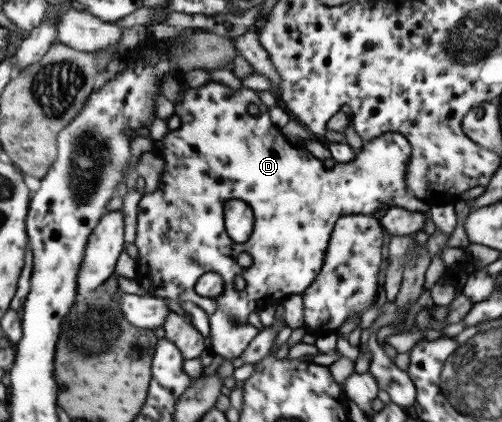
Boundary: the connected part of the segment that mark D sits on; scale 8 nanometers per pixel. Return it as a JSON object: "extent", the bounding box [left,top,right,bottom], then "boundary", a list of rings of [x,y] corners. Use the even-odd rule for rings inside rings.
{"extent":[134,82,429,359],"boundary":[[[209,82],[207,86],[199,86],[199,88],[188,88],[185,87],[181,99],[173,104],[173,113],[179,117],[181,125],[175,129],[168,131],[167,134],[158,140],[161,142],[160,157],[163,158],[163,169],[159,178],[159,185],[154,192],[151,194],[143,193],[140,202],[138,203],[137,211],[137,231],[134,244],[138,247],[138,258],[136,258],[136,272],[135,279],[141,284],[147,291],[148,294],[154,297],[160,296],[160,298],[169,298],[169,300],[175,300],[175,302],[192,302],[196,304],[205,314],[207,315],[208,328],[209,328],[209,351],[213,355],[219,355],[224,359],[235,359],[243,352],[243,349],[253,340],[253,337],[259,333],[257,328],[247,324],[245,318],[251,314],[251,312],[258,313],[267,307],[274,307],[281,303],[285,296],[291,294],[301,294],[307,285],[315,278],[318,274],[318,270],[322,265],[326,244],[330,237],[330,231],[335,221],[345,214],[365,214],[371,215],[375,212],[376,208],[380,206],[400,206],[405,210],[412,210],[413,212],[427,211],[429,207],[423,202],[414,198],[405,190],[403,186],[403,177],[406,173],[406,166],[410,160],[410,144],[407,139],[399,133],[383,133],[381,137],[365,141],[360,146],[360,149],[356,151],[356,155],[346,163],[333,163],[332,167],[328,168],[319,159],[313,157],[309,151],[305,148],[298,148],[294,146],[286,137],[282,134],[281,130],[277,126],[274,126],[270,122],[270,118],[267,114],[268,110],[266,106],[261,102],[255,92],[247,88],[241,88],[237,92],[229,90],[227,86],[219,84],[217,82]],[[253,104],[257,108],[257,115],[251,116],[247,113],[247,105]],[[227,200],[243,200],[245,204],[249,204],[249,208],[253,210],[253,228],[251,234],[247,237],[245,242],[236,243],[231,240],[224,229],[224,214],[223,204]],[[240,252],[247,252],[251,256],[251,264],[247,268],[239,267],[236,264],[236,255]],[[206,272],[216,272],[221,276],[223,281],[223,292],[219,296],[213,298],[202,298],[194,291],[195,283],[202,274]],[[242,276],[245,284],[244,289],[237,291],[233,287],[233,277]]]}

